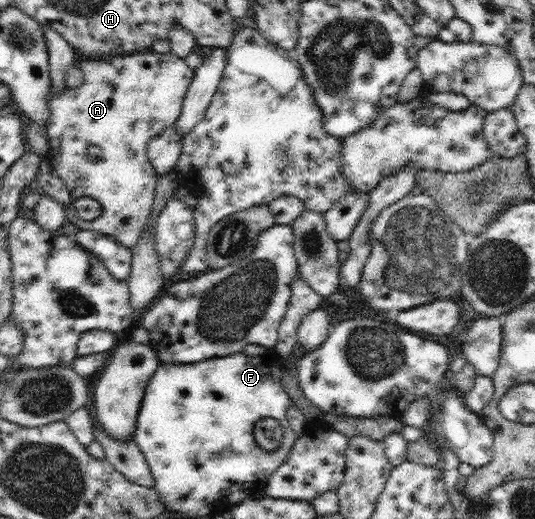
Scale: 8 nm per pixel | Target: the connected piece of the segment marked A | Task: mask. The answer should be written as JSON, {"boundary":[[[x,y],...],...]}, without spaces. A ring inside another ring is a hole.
{"boundary":[[[153,50],[130,52],[108,59],[79,58],[83,70],[83,84],[79,88],[65,88],[61,94],[49,84],[50,122],[45,125],[49,138],[49,153],[53,169],[68,189],[72,200],[81,196],[95,198],[101,205],[102,213],[91,221],[84,221],[77,215],[73,203],[67,206],[67,218],[77,228],[106,235],[118,244],[131,249],[147,224],[154,205],[158,172],[147,158],[147,144],[154,134],[173,126],[182,112],[185,93],[194,77],[194,69],[187,66],[184,58],[172,51],[162,54]]]}

